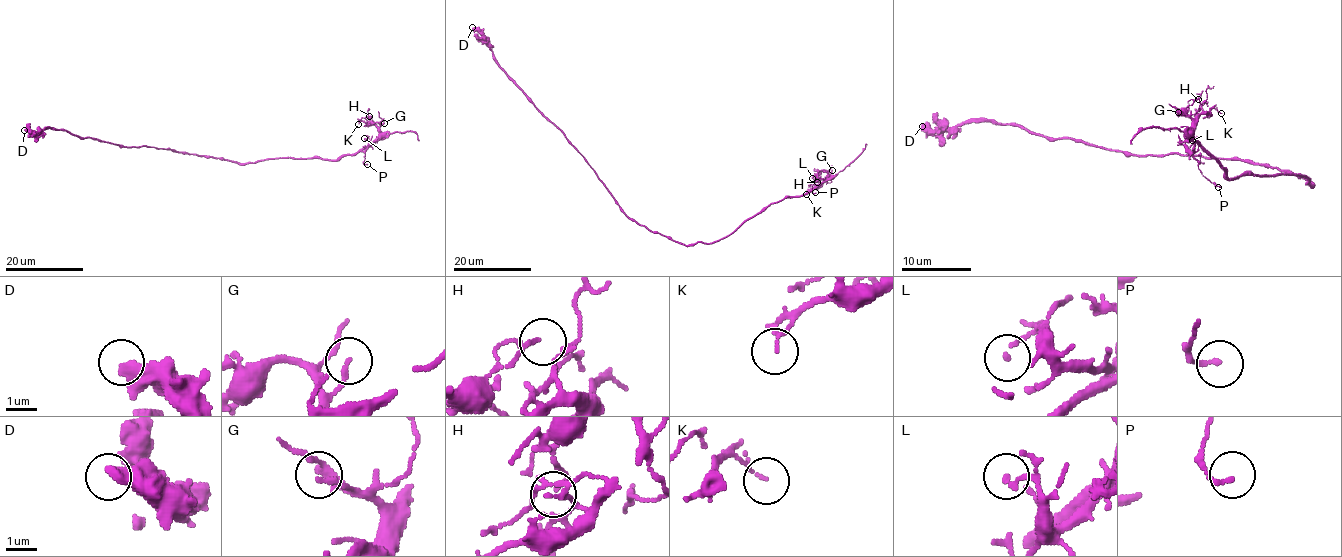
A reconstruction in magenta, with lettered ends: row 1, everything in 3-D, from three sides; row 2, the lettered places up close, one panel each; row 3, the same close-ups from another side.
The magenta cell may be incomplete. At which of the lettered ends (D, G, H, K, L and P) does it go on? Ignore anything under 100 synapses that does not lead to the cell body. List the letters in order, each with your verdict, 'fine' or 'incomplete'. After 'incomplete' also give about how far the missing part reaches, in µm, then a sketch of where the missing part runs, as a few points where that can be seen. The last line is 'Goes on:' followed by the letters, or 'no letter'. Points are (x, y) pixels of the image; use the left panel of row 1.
D: fine
G: fine
H: fine
K: fine
L: fine
P: fine
Goes on: no letter

